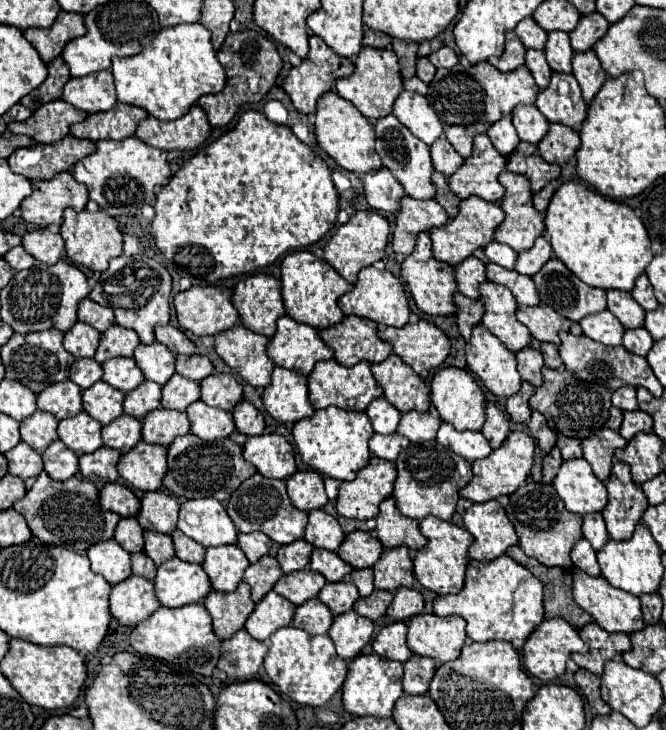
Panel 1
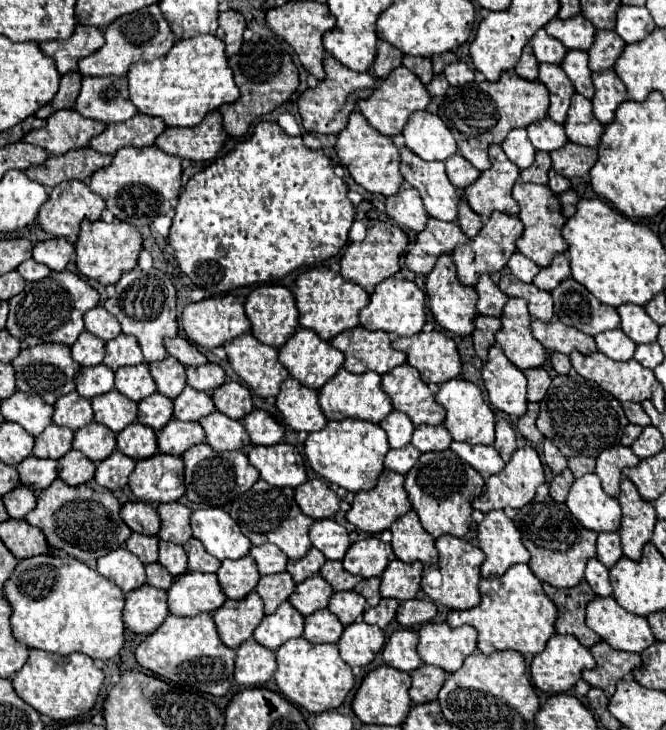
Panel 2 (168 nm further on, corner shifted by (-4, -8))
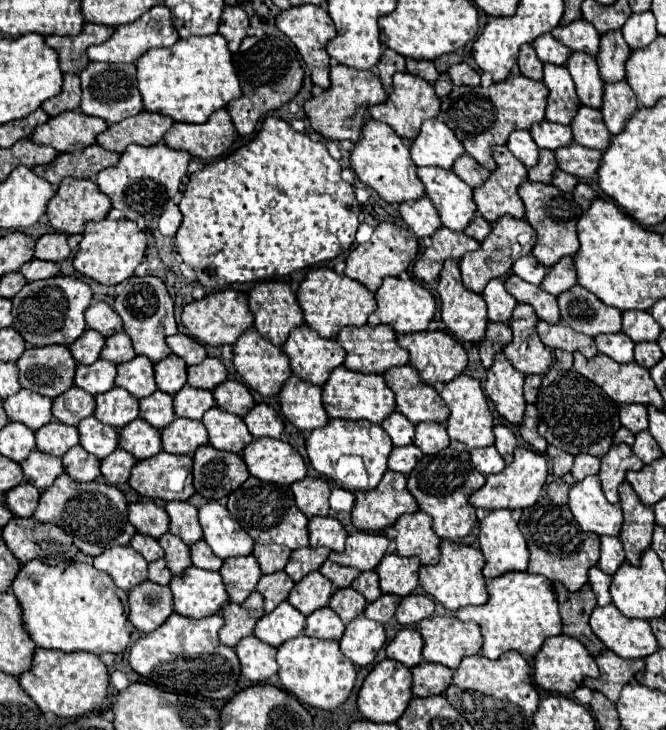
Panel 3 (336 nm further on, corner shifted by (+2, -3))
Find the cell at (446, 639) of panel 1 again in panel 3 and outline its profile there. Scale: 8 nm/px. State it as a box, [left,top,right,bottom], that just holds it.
[419,616,483,670]

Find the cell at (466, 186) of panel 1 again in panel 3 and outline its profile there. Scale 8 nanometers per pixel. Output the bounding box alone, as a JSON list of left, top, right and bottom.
[475,146,527,222]

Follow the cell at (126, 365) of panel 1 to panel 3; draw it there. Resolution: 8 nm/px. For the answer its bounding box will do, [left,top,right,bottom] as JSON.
[115,356,157,398]

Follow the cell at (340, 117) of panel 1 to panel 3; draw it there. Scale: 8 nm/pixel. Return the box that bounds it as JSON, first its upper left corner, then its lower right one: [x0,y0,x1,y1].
[351,120,425,204]

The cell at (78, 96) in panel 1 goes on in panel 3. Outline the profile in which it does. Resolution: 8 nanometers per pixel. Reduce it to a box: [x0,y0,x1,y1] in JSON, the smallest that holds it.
[81,62,145,124]

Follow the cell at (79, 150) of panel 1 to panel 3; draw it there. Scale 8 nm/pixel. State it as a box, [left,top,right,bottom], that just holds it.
[33,144,121,186]

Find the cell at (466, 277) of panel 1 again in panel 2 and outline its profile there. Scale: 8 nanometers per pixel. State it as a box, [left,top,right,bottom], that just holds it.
[475,275,507,317]

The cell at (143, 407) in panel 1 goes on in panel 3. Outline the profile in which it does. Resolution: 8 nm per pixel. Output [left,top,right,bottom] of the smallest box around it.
[139,390,177,428]

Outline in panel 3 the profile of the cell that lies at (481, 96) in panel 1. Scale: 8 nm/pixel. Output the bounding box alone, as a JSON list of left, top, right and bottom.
[441,74,549,170]

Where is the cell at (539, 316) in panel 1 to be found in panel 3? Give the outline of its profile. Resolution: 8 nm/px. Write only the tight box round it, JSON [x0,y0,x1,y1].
[537,322,597,358]

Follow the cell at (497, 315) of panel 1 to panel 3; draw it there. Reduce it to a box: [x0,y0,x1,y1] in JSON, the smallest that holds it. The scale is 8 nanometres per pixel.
[503,304,553,376]

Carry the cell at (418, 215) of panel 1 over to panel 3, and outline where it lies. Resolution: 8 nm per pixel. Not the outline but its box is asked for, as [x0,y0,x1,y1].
[413,228,481,282]

